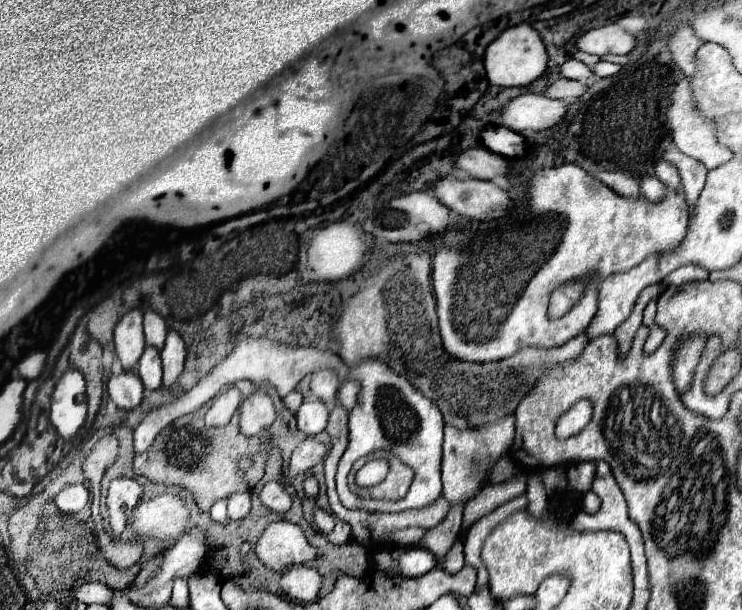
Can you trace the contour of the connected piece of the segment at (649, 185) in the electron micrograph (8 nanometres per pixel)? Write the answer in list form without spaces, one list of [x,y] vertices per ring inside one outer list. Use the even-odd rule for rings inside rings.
[[[644,174],[644,176],[640,178],[640,192],[642,192],[642,196],[648,198],[648,200],[662,200],[666,188],[664,188],[664,184],[662,184],[656,176]]]

